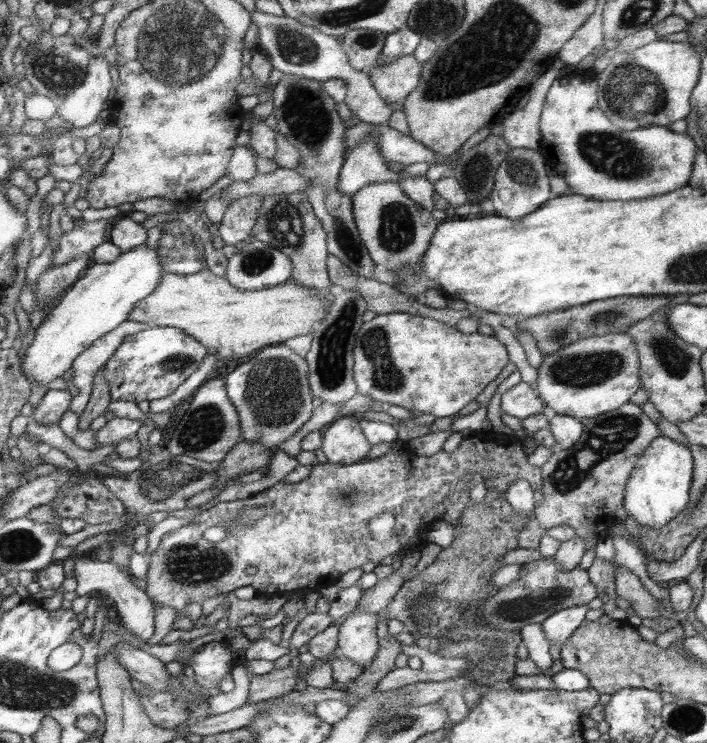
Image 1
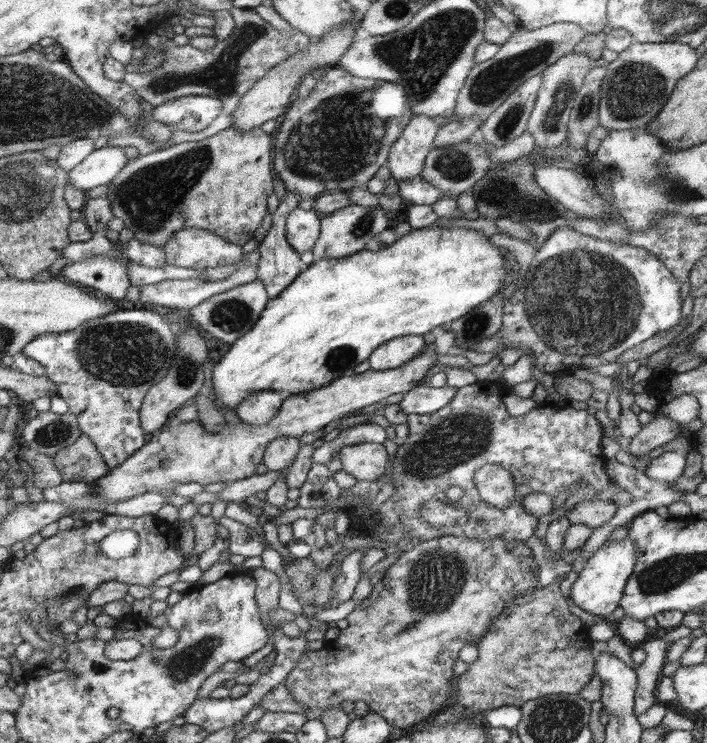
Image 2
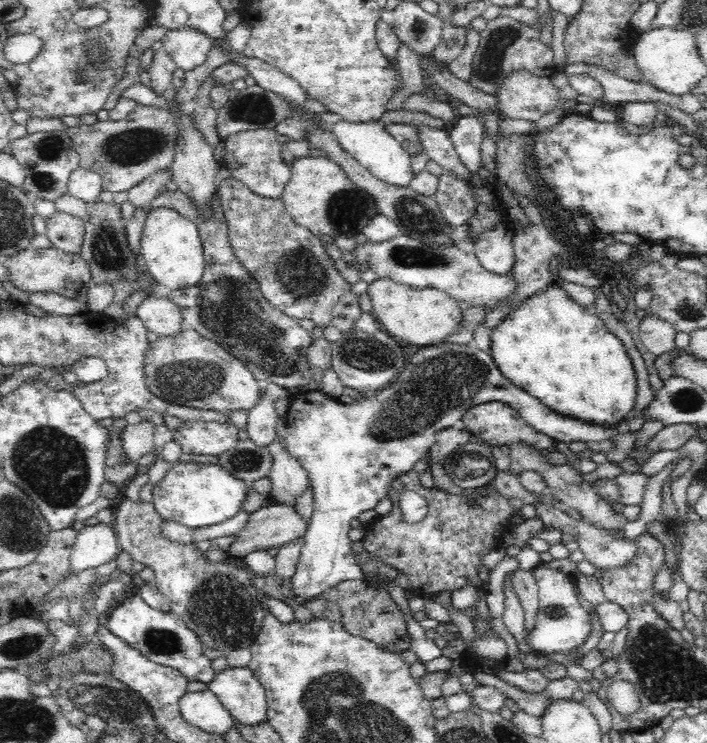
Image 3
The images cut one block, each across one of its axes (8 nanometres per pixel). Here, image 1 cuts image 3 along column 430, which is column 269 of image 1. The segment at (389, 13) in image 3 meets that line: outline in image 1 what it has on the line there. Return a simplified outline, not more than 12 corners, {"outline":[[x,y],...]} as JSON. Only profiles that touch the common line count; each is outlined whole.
{"outline":[[257,9],[257,48],[273,69],[342,79],[344,104],[368,124],[392,108],[336,37]]}

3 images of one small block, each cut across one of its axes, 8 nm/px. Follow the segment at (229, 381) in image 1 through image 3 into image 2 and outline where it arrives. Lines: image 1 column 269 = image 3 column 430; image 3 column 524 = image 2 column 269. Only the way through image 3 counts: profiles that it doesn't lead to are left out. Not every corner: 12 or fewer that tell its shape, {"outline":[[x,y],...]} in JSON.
{"outline":[[280,391],[246,396],[235,412],[262,426],[278,415],[287,396]]}

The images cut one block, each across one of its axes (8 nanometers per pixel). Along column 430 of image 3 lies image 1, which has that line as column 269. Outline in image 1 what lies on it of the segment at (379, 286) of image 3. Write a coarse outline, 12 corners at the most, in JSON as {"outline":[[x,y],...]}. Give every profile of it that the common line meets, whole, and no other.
{"outline":[[164,272],[127,320],[218,359],[313,332],[335,293]]}

